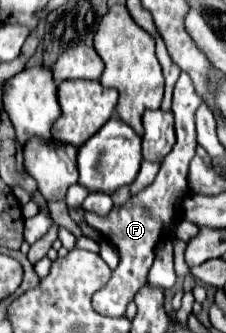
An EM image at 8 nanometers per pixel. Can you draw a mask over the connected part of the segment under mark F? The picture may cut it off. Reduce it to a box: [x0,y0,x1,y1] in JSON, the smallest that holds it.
[84,72,202,316]

